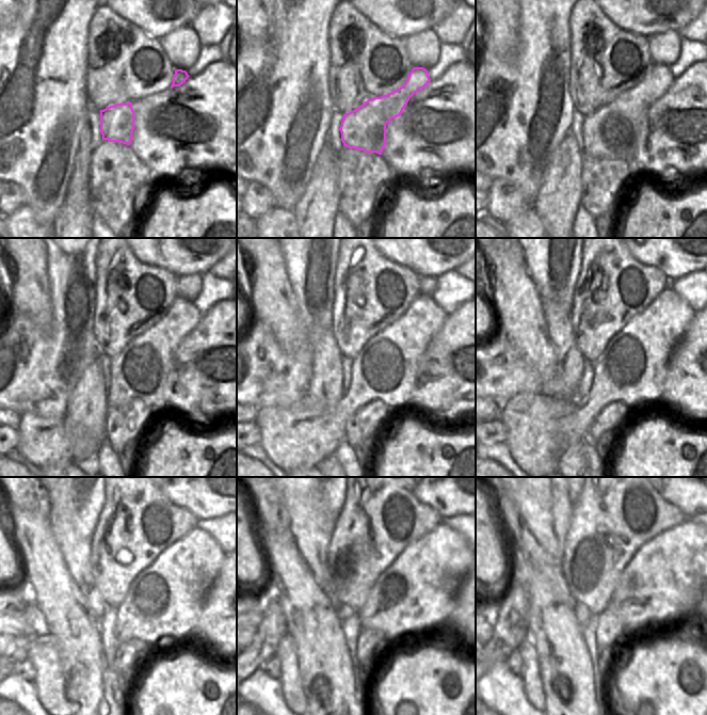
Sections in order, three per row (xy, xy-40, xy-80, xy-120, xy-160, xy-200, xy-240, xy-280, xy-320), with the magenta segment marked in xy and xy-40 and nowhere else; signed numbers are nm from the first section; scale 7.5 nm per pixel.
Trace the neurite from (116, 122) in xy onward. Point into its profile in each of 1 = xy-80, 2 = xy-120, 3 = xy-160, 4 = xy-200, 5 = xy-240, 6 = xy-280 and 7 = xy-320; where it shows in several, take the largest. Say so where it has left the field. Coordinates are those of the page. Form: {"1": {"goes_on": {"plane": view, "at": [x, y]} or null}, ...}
{"1": {"goes_on": {"plane": "xy-80", "at": [610, 132]}}, "2": {"goes_on": {"plane": "xy-120", "at": [143, 369]}}, "3": {"goes_on": {"plane": "xy-160", "at": [385, 369]}}, "4": {"goes_on": {"plane": "xy-200", "at": [631, 369]}}, "5": {"goes_on": {"plane": "xy-240", "at": [164, 601]}}, "6": {"goes_on": {"plane": "xy-280", "at": [418, 589]}}, "7": {"goes_on": {"plane": "xy-320", "at": [664, 580]}}}

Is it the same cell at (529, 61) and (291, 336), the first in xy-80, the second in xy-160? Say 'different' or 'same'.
different

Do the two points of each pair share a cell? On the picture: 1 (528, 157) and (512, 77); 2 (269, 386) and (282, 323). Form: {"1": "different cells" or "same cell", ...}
{"1": "same cell", "2": "different cells"}

